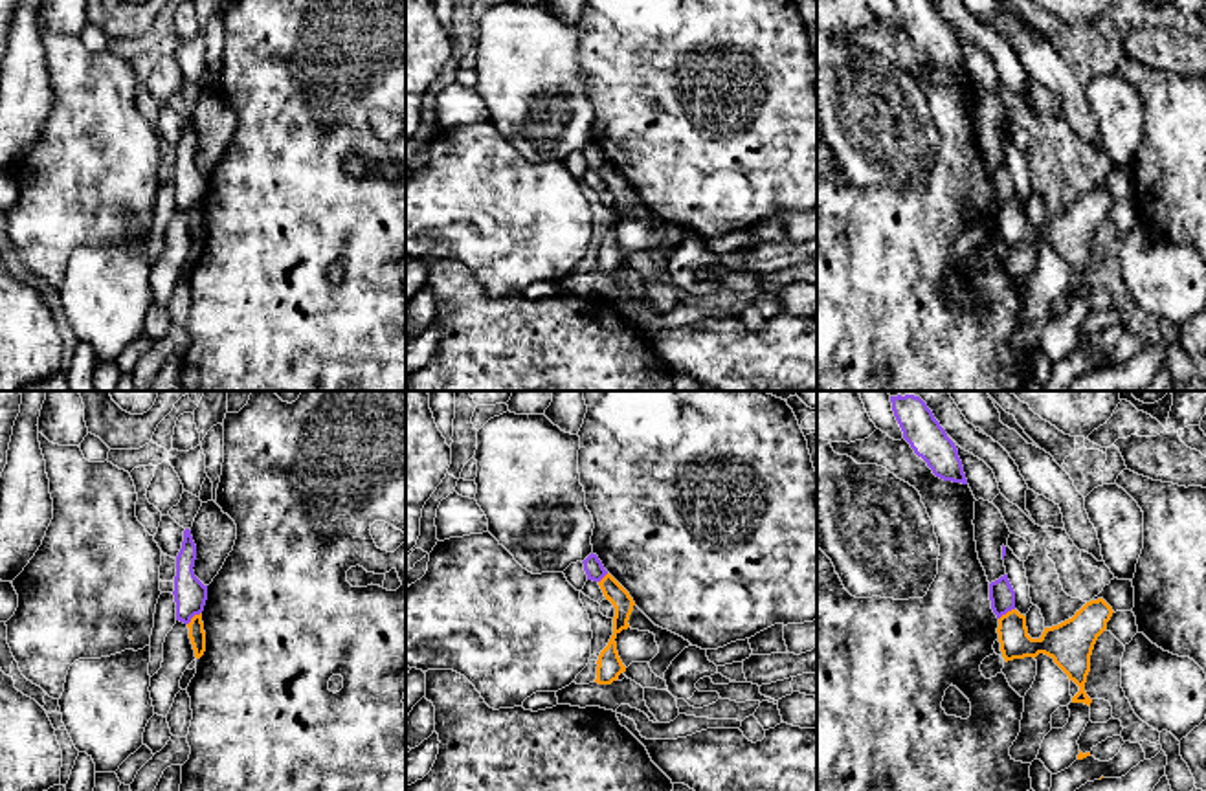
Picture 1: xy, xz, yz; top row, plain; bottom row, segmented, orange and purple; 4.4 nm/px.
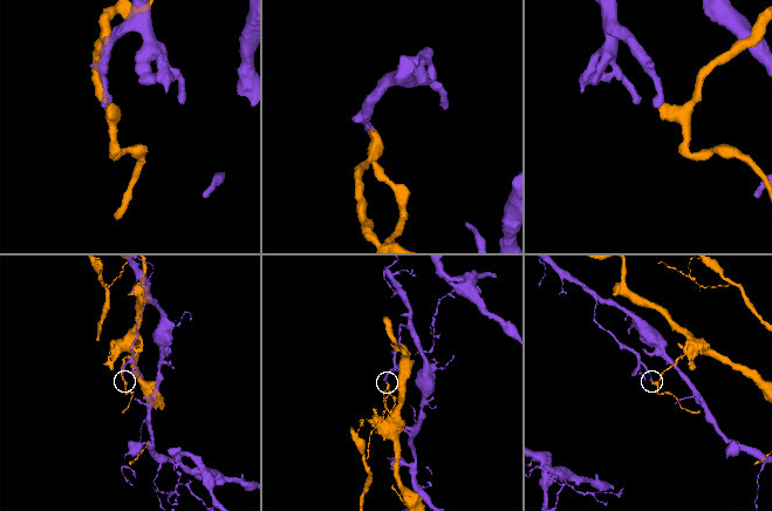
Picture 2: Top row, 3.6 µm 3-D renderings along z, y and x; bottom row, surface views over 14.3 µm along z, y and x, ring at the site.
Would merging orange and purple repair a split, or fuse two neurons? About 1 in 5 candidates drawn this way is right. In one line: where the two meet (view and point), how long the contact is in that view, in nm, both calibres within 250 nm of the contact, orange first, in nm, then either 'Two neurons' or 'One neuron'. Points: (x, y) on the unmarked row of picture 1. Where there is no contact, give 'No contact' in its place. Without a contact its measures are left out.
Touches orange at xy (193, 206). Shared border 90 nm. Thickness 70 nm (orange) against 140 nm. Two neurons

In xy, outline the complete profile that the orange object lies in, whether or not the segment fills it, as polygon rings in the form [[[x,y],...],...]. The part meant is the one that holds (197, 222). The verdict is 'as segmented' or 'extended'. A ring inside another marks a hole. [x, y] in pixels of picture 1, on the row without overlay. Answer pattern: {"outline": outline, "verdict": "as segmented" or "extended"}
{"outline": [[[202,202],[195,204],[187,213],[187,217],[189,217],[189,228],[195,239],[195,246],[200,248],[206,240],[206,220],[202,211]]], "verdict": "as segmented"}

